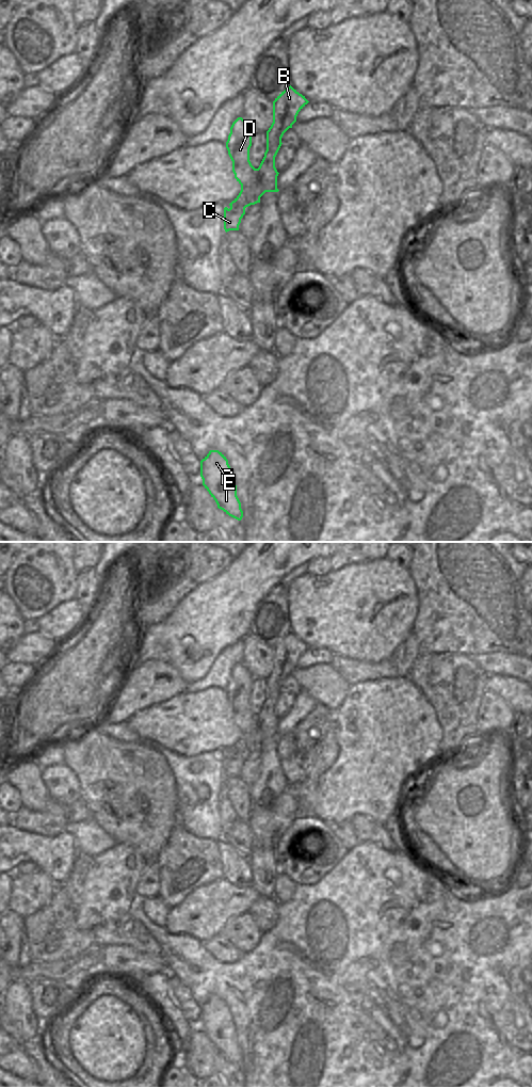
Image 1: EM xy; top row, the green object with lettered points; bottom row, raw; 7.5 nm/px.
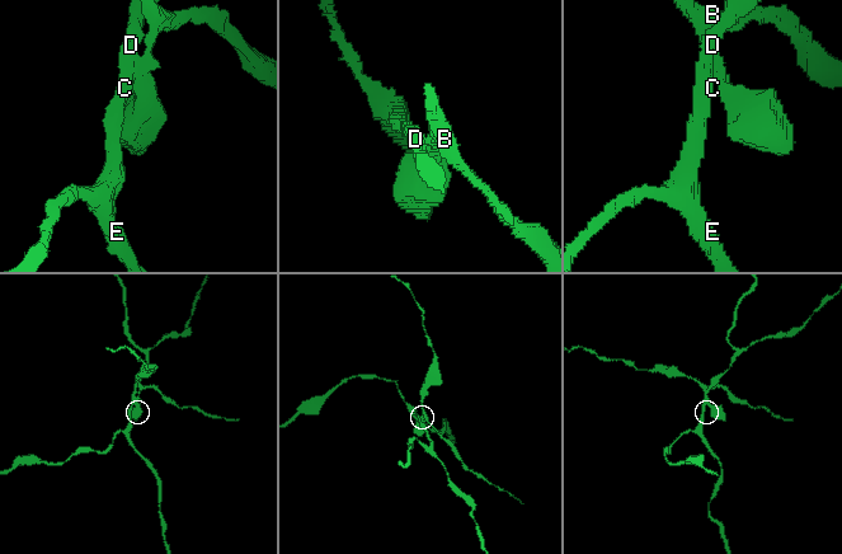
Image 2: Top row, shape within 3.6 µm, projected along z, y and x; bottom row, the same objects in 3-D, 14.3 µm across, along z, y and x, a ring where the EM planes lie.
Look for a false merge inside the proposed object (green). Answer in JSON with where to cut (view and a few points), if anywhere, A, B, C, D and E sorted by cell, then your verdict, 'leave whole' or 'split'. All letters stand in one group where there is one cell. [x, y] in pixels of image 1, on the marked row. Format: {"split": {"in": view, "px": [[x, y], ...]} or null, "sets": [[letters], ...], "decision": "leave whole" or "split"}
{"split": {"in": "xy", "px": [[258, 169], [258, 179], [254, 187], [254, 198], [251, 204]]}, "sets": [["A", "C", "D", "E"], ["B"]], "decision": "split"}

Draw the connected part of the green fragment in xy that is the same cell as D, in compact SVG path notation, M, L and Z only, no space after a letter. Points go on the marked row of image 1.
M238 117L230 127L230 133L226 142L228 155L232 161L235 178L241 185L239 195L229 204L230 208L224 208L224 229L239 230L241 219L245 214L245 208L252 205L254 199L254 187L258 180L258 169L249 161L249 148L254 131L245 119Z

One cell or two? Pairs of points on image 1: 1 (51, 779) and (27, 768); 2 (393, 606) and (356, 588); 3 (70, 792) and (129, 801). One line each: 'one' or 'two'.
1: two
2: one
3: two

